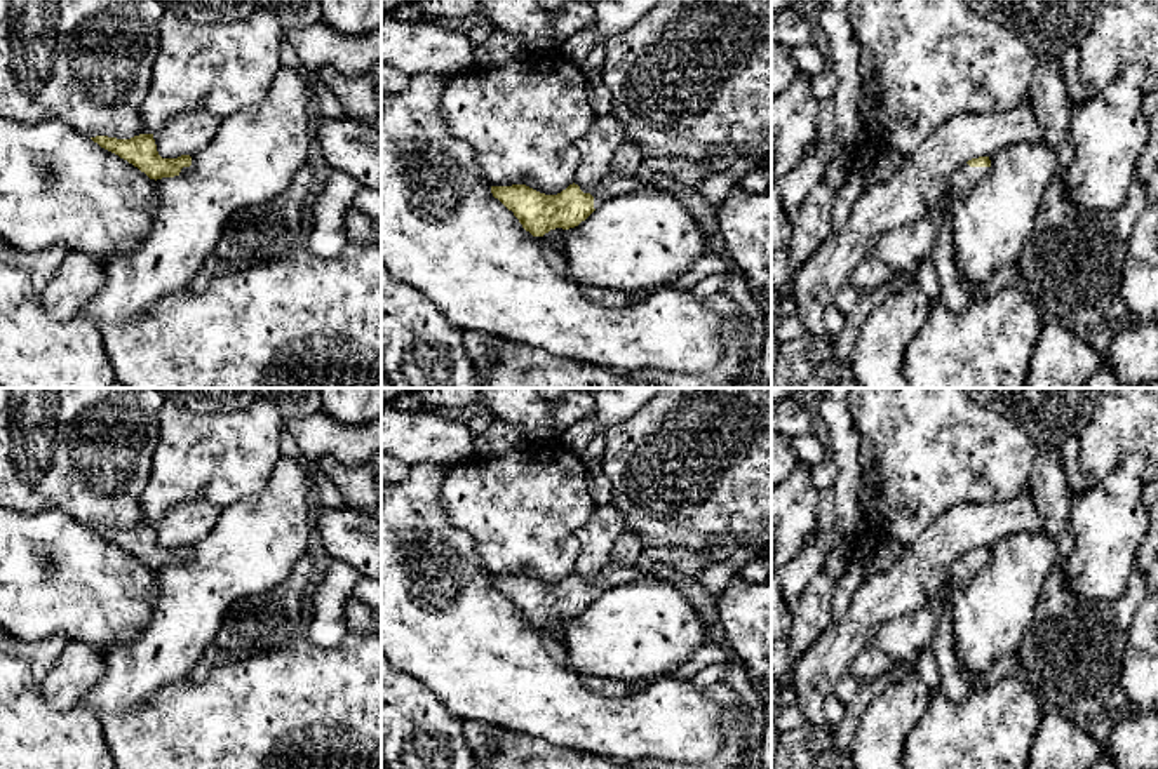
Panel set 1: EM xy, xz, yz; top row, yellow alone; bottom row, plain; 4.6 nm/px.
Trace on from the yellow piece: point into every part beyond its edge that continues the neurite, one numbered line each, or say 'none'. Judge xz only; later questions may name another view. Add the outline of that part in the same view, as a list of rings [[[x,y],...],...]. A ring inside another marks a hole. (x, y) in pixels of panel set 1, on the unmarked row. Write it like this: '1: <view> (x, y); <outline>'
1: xz (612, 576); [[[608,564],[590,585],[594,586],[594,598],[608,590],[629,585],[641,576],[641,565],[620,567],[616,564]]]

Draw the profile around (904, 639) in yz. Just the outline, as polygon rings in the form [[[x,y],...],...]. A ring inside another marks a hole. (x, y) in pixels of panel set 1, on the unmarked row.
[[[923,605],[904,618],[874,626],[867,647],[879,649],[897,663],[909,663],[932,647],[937,623],[937,607]]]

